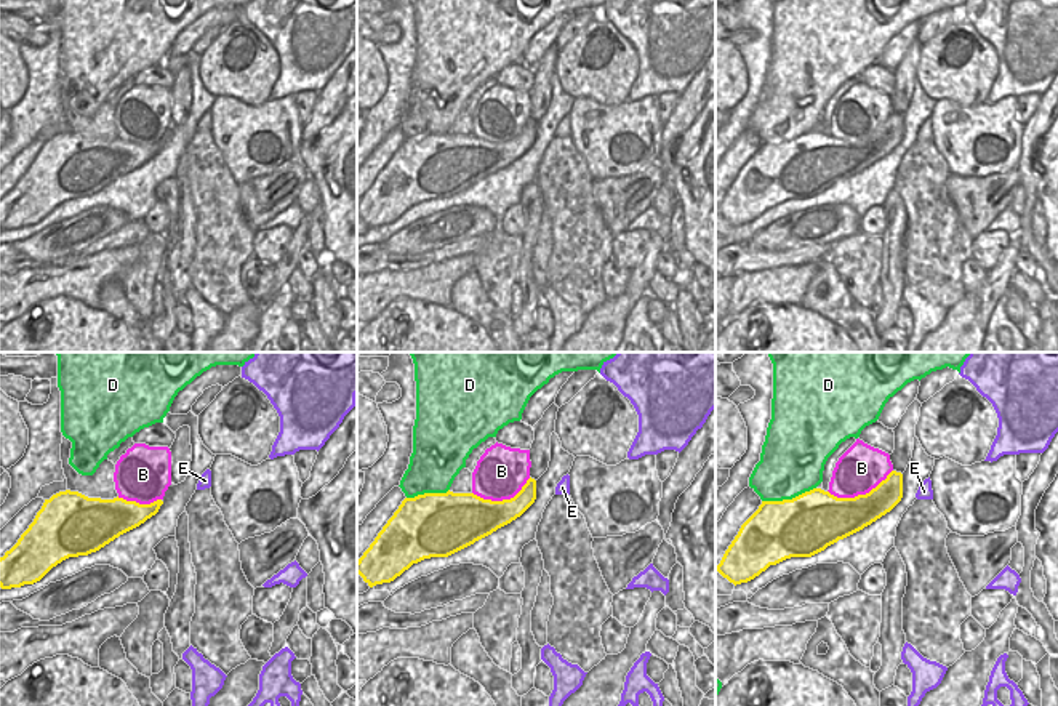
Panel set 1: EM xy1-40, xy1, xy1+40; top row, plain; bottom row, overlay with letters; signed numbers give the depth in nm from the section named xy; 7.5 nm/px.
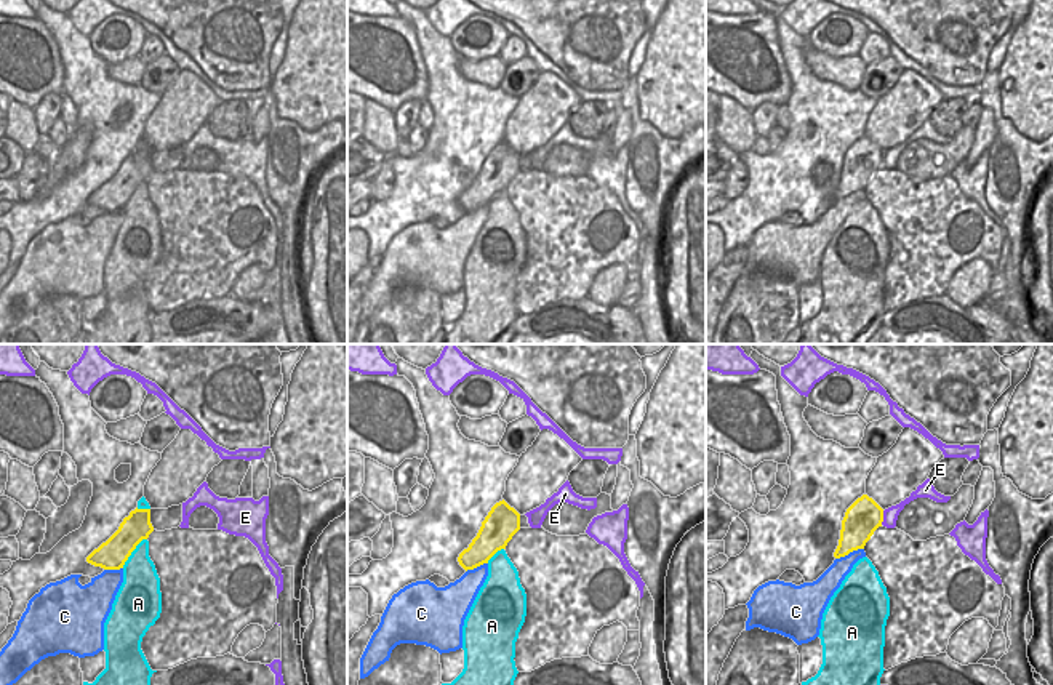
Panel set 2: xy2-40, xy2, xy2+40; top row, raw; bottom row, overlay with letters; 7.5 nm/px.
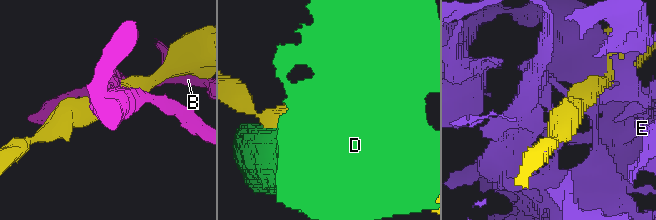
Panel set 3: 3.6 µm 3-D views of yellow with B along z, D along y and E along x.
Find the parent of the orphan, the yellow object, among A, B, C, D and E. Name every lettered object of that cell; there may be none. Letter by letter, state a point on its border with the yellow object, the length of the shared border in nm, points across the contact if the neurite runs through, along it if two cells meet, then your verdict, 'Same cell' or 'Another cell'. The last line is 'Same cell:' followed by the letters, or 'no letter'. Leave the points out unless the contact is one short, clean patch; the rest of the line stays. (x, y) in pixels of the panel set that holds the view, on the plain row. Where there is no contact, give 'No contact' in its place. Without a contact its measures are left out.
A: Touches yellow at xy2-40 (132, 192). Shared border 300 nm. Another cell
B: Touches yellow at xy1+40 (860, 136). Shared border 500 nm. Another cell
C: Touches yellow at xy2+40 (848, 194). Shared border 240 nm. Same cell
D: Touches yellow at xy1+40 (788, 141). Shared border 420 nm. Another cell
E: Touches yellow at xy2+40 (882, 159). Shared border 110 nm. Another cell
Same cell: C

